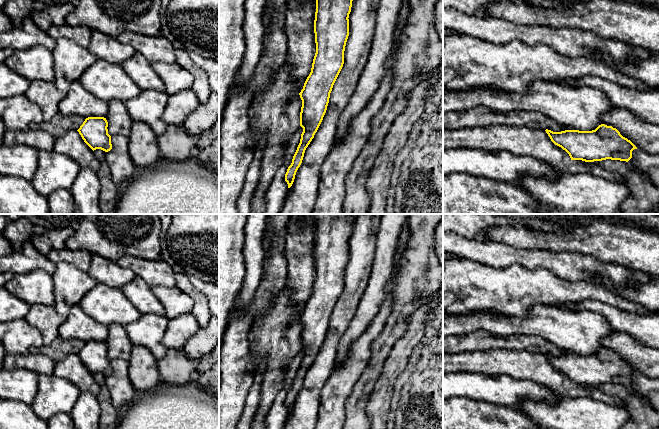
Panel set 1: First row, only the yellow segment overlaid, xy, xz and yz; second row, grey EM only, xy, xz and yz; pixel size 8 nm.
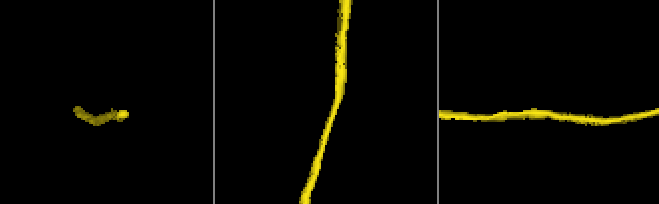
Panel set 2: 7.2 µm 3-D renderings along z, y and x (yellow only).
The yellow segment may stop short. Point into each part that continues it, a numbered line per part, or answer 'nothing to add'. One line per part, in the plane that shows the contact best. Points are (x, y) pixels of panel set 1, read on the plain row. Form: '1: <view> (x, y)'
nothing to add

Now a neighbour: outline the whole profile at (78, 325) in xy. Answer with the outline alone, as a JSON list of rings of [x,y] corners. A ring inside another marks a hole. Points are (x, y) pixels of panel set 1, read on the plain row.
[[[77,304],[74,305],[65,321],[59,327],[59,337],[63,339],[80,339],[88,341],[106,341],[108,326],[92,319]]]

